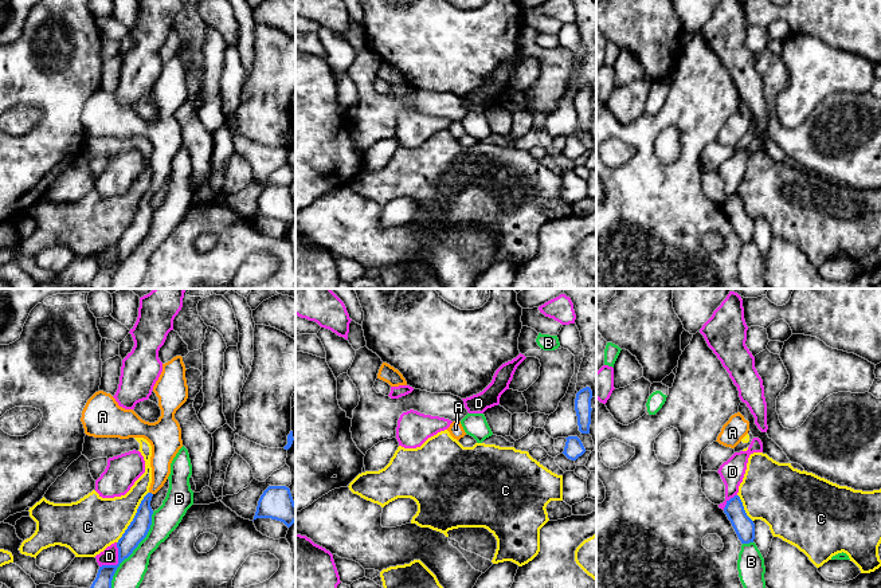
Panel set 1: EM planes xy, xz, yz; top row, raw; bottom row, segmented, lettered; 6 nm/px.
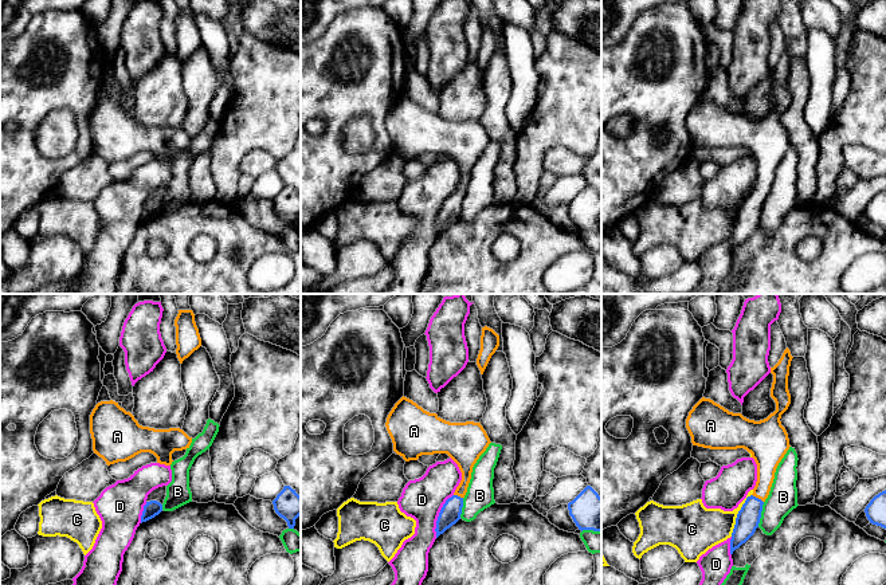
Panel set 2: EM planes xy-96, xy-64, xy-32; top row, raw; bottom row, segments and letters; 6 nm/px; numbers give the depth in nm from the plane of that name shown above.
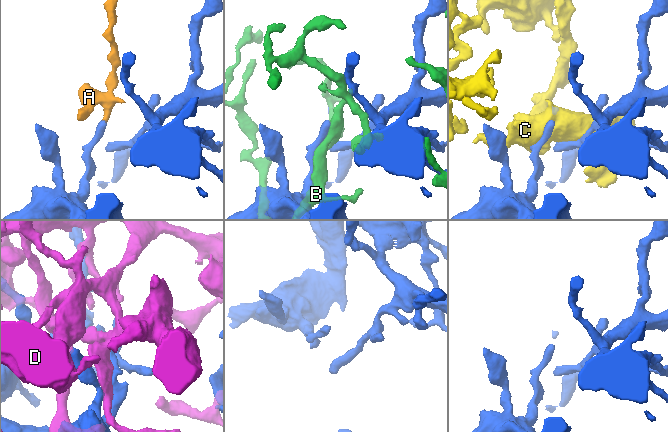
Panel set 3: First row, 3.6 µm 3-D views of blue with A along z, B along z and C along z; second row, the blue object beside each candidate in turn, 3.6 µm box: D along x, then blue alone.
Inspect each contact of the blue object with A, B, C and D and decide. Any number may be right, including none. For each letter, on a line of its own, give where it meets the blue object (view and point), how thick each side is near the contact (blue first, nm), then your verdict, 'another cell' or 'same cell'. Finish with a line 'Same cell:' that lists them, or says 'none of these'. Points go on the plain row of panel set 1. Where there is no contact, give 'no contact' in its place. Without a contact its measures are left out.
A: contact xy (151, 192); calibres 120 and 140 nm; same cell
B: contact xy (133, 249); calibres 120 and 170 nm; another cell
C: contact xy (134, 216); calibres 120 and 320 nm; another cell
D: contact xy (118, 261); calibres 130 and 100 nm; another cell
Same cell: A

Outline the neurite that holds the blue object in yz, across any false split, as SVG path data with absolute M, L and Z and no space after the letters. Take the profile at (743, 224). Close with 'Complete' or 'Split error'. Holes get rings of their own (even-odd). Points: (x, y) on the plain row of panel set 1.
M735 195L724 207L724 212L727 213L728 219L731 220L739 239L741 243L749 243L755 239L755 223L747 215L743 201L739 195Z. Complete

